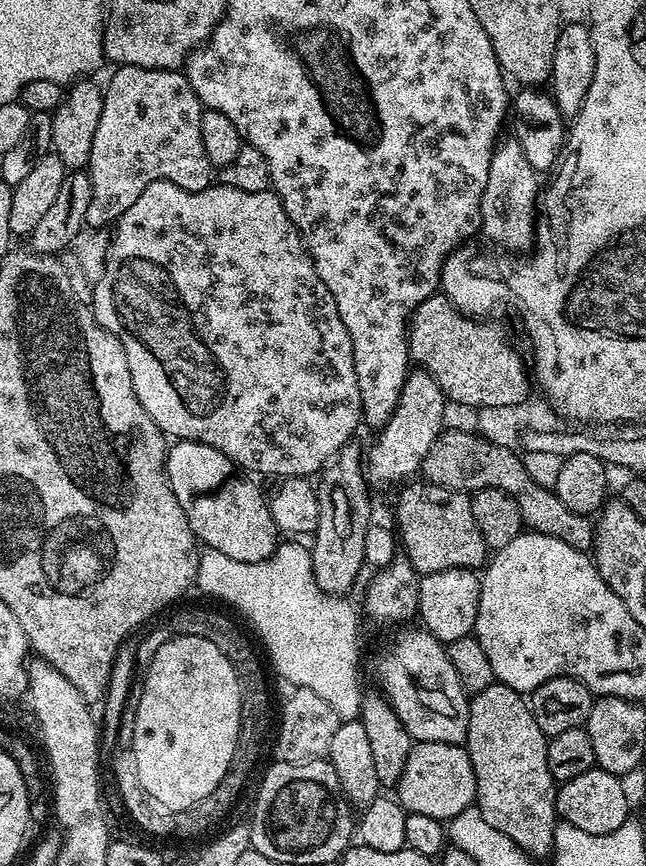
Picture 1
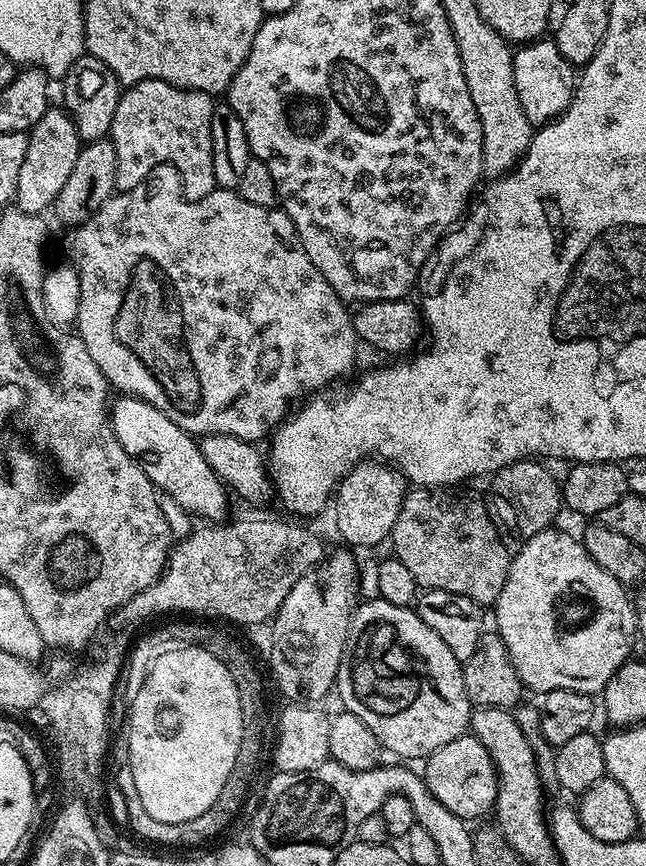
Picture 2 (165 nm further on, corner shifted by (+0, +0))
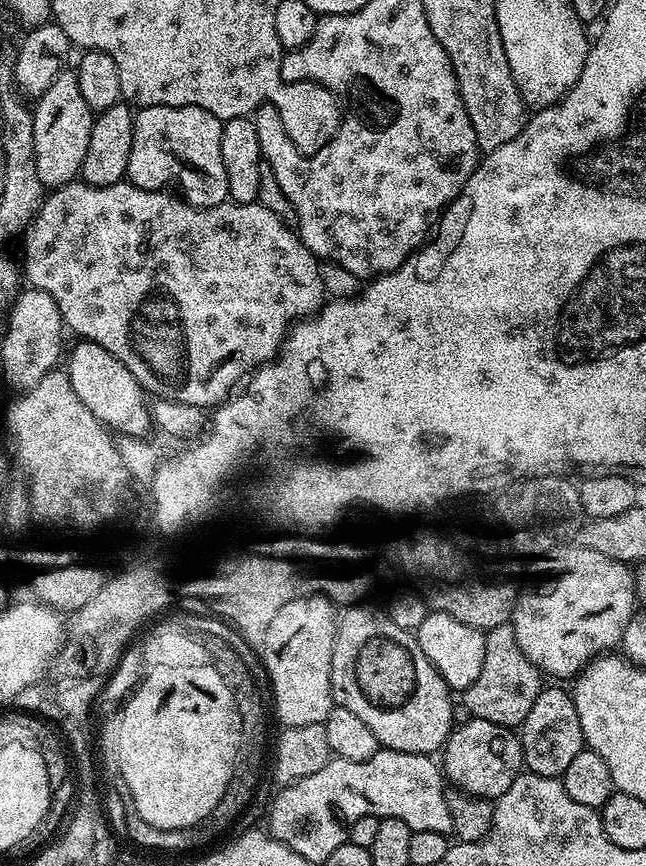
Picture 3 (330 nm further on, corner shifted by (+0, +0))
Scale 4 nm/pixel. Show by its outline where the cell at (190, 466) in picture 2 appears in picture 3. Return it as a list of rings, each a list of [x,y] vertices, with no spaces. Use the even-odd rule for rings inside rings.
[[[77,339],[75,343],[66,352],[66,371],[70,386],[74,386],[74,394],[78,394],[82,406],[86,406],[86,410],[90,410],[90,414],[94,414],[94,418],[98,418],[113,433],[147,437],[148,427],[151,429],[154,424],[152,413],[149,401],[144,401],[146,393],[134,374],[130,374],[130,370],[126,370],[126,366],[122,366],[122,362],[114,358],[114,354],[102,350],[102,346],[81,339]]]

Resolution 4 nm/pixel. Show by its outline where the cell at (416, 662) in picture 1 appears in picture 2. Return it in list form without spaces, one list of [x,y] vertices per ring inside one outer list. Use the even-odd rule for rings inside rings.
[[[379,598],[371,599],[368,601],[365,599],[363,602],[357,603],[356,611],[352,614],[352,620],[348,623],[348,644],[342,650],[342,662],[338,666],[334,692],[335,695],[340,695],[340,700],[344,703],[341,704],[343,711],[354,714],[354,718],[362,718],[362,722],[366,722],[366,726],[370,726],[370,731],[374,734],[374,738],[378,738],[381,749],[385,753],[393,752],[396,755],[393,757],[404,762],[412,762],[408,760],[420,762],[433,756],[438,749],[446,746],[446,742],[454,742],[454,738],[463,736],[469,731],[474,705],[466,694],[462,661],[454,658],[454,654],[450,654],[450,646],[446,646],[446,642],[442,642],[442,638],[438,638],[438,634],[434,634],[434,630],[430,630],[430,626],[426,626],[426,622],[422,622],[422,618],[418,618],[418,614],[411,607],[403,608]]]

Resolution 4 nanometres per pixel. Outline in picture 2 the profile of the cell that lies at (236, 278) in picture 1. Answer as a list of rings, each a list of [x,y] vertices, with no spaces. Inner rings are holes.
[[[159,164],[150,170],[150,174],[146,174],[142,182],[138,182],[138,186],[111,195],[100,209],[93,212],[84,224],[75,229],[74,234],[76,237],[72,240],[70,264],[76,269],[81,286],[81,297],[78,298],[78,312],[74,328],[82,338],[86,350],[90,350],[90,358],[98,362],[98,370],[102,370],[109,385],[116,380],[122,380],[124,394],[130,390],[140,390],[140,384],[128,384],[130,378],[110,378],[112,377],[110,360],[114,354],[118,354],[118,348],[112,346],[112,334],[114,334],[114,340],[130,356],[142,362],[154,378],[160,378],[164,390],[172,394],[172,400],[168,396],[168,404],[176,402],[172,408],[178,414],[182,414],[178,418],[177,426],[193,437],[233,435],[234,438],[251,442],[259,442],[258,440],[263,436],[264,439],[271,437],[272,433],[293,411],[297,402],[332,386],[339,376],[346,375],[356,364],[354,356],[356,331],[352,325],[352,312],[346,307],[345,301],[341,300],[338,293],[332,289],[330,282],[322,278],[314,262],[310,262],[298,238],[294,222],[279,207],[254,206],[254,202],[246,202],[246,198],[242,198],[239,191],[236,190],[217,190],[201,200],[185,200],[178,187],[178,173],[175,166]],[[122,268],[126,270],[130,268],[124,290],[122,290]]]

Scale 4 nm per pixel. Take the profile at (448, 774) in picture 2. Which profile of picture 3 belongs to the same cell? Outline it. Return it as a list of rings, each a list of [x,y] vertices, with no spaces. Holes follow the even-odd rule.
[[[465,719],[465,724],[453,727],[442,749],[442,772],[447,783],[461,792],[481,796],[483,800],[495,801],[521,775],[524,755],[520,737],[513,729],[503,728],[494,722]]]

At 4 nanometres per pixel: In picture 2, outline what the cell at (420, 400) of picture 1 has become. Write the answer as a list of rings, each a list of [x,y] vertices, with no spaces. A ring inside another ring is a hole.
[[[365,458],[360,463],[352,467],[352,471],[344,475],[343,480],[334,489],[334,513],[337,516],[338,537],[345,540],[353,549],[372,548],[375,544],[380,544],[389,539],[392,534],[392,527],[398,518],[398,510],[402,510],[402,502],[406,491],[406,481],[404,475],[397,468],[389,466],[376,458]]]

